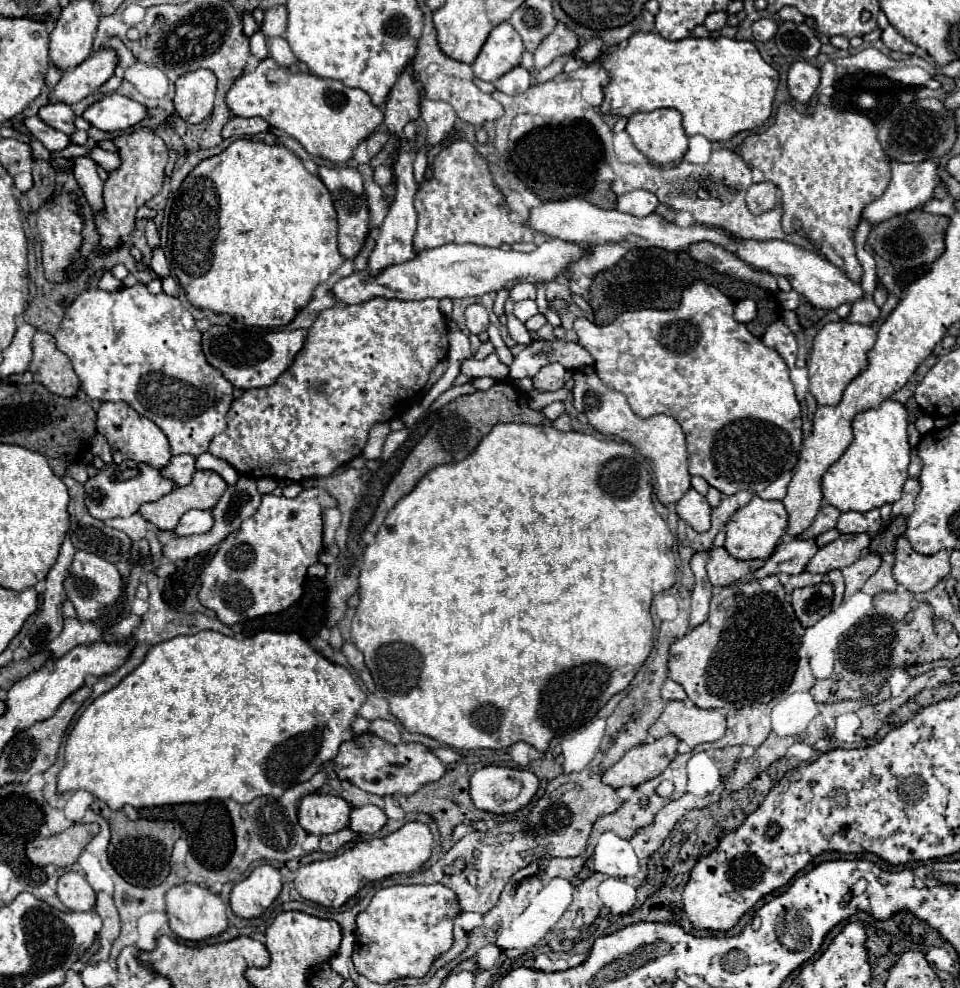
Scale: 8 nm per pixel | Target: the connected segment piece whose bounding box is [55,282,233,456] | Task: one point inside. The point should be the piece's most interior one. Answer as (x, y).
(132, 346)

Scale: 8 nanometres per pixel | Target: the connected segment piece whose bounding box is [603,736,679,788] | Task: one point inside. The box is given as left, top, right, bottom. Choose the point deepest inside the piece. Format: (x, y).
(642, 763)

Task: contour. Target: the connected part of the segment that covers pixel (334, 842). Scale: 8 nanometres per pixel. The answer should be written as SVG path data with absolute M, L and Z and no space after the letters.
M343 828L341 832L335 832L335 834L327 834L327 836L321 836L321 842L319 842L319 848L321 852L327 852L327 854L333 854L337 852L339 848L343 848L347 842L355 840L357 834L351 832L349 828Z

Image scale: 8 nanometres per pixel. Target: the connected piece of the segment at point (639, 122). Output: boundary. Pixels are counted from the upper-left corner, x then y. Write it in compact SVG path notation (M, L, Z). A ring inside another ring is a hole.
M673 108L637 112L629 116L625 130L633 144L659 164L679 160L687 152L689 140L681 126L681 114Z

